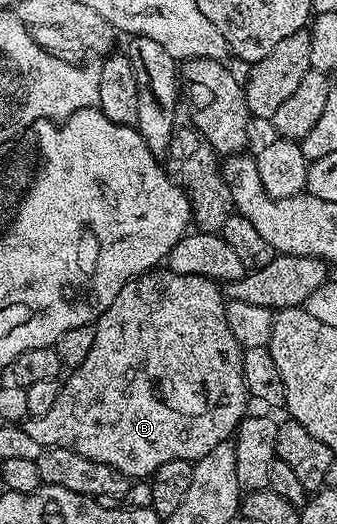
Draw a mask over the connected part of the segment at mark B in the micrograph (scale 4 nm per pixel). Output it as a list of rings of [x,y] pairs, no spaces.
[[[156,268],[127,282],[125,288],[117,292],[117,300],[113,300],[113,304],[94,323],[93,349],[89,351],[89,356],[85,356],[85,361],[81,365],[74,367],[66,375],[67,383],[64,381],[59,387],[57,404],[53,404],[53,408],[49,408],[45,416],[28,417],[27,421],[22,423],[23,430],[29,432],[30,438],[37,440],[37,444],[45,448],[56,446],[72,450],[89,460],[97,460],[101,464],[112,466],[114,470],[132,480],[146,479],[154,474],[157,468],[161,468],[161,464],[169,464],[169,460],[194,463],[204,458],[206,454],[213,452],[213,448],[217,448],[217,444],[228,441],[234,435],[248,413],[249,395],[243,375],[244,347],[235,339],[233,323],[227,318],[227,307],[228,303],[225,301],[220,283],[196,274],[174,274],[172,270]]]

